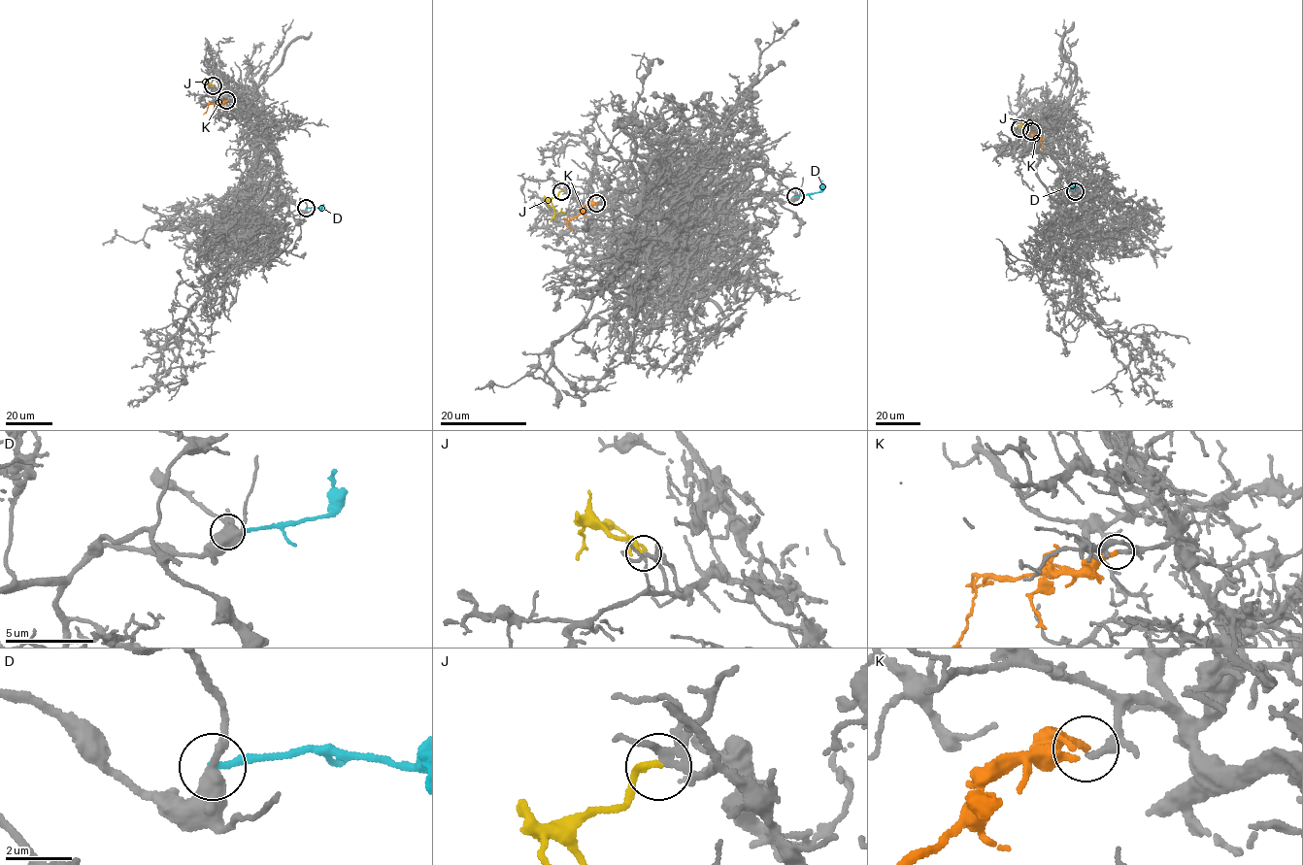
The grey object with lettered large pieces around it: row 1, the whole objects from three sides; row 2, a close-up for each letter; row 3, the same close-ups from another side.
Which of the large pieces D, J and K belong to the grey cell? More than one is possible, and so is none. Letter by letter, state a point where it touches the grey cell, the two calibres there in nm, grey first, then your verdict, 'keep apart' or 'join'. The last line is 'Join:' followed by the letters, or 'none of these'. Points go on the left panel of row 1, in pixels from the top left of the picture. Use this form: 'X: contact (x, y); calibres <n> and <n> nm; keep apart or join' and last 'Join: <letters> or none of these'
D: contact (306, 208); calibres 360 and 200 nm; keep apart
J: contact (213, 85); calibres 200 and 220 nm; join
K: contact (226, 100); calibres 180 and 200 nm; join
Join: J, K

